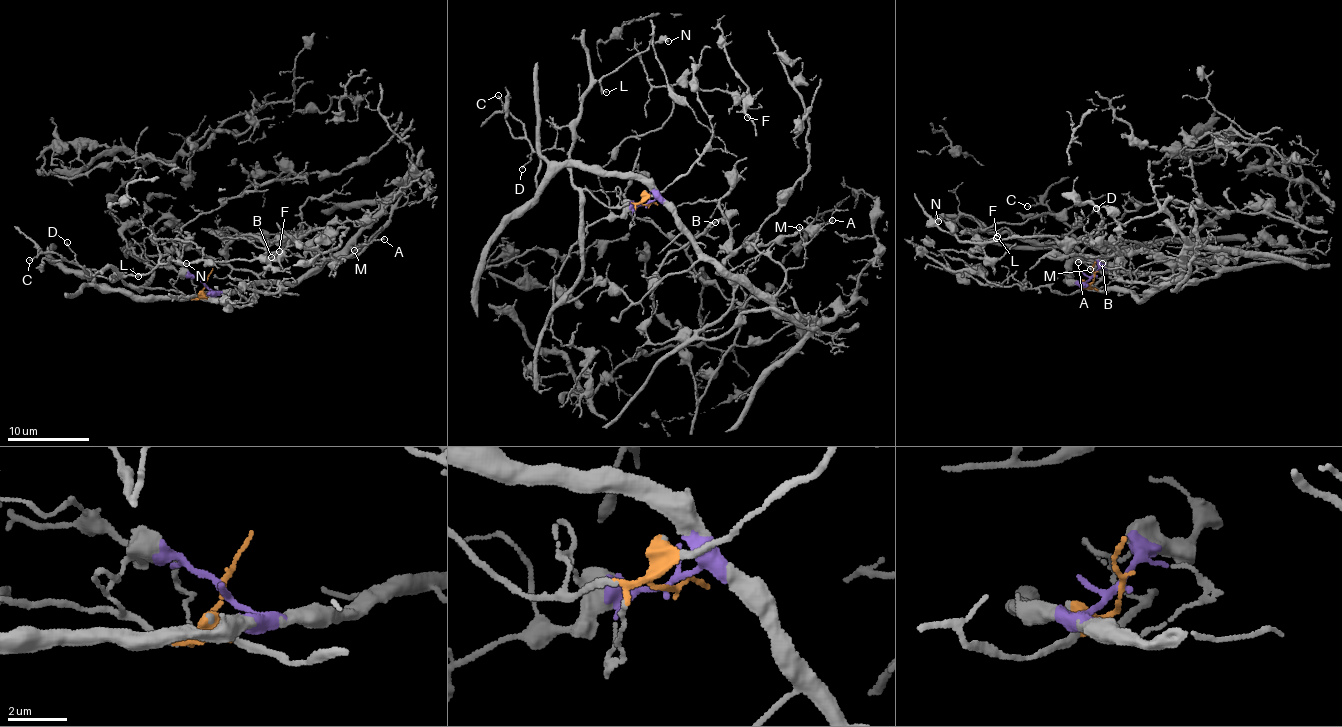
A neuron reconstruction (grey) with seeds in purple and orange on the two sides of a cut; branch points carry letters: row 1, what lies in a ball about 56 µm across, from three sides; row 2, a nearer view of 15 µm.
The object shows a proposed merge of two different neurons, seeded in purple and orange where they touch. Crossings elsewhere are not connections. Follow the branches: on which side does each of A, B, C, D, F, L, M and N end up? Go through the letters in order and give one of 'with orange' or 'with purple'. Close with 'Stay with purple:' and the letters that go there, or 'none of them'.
A: with purple
B: with purple
C: with purple
D: with purple
F: with orange
L: with orange
M: with purple
N: with orange
Stay with purple: A, B, C, D, M

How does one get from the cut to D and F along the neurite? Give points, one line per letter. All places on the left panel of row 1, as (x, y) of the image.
D: (204, 284), (211, 292), (198, 296), (125, 294), (98, 284), (95, 277), (87, 279), (86, 270), (67, 241)
F: (204, 284), (186, 298), (113, 280), (145, 275), (166, 255), (181, 265), (279, 250)

